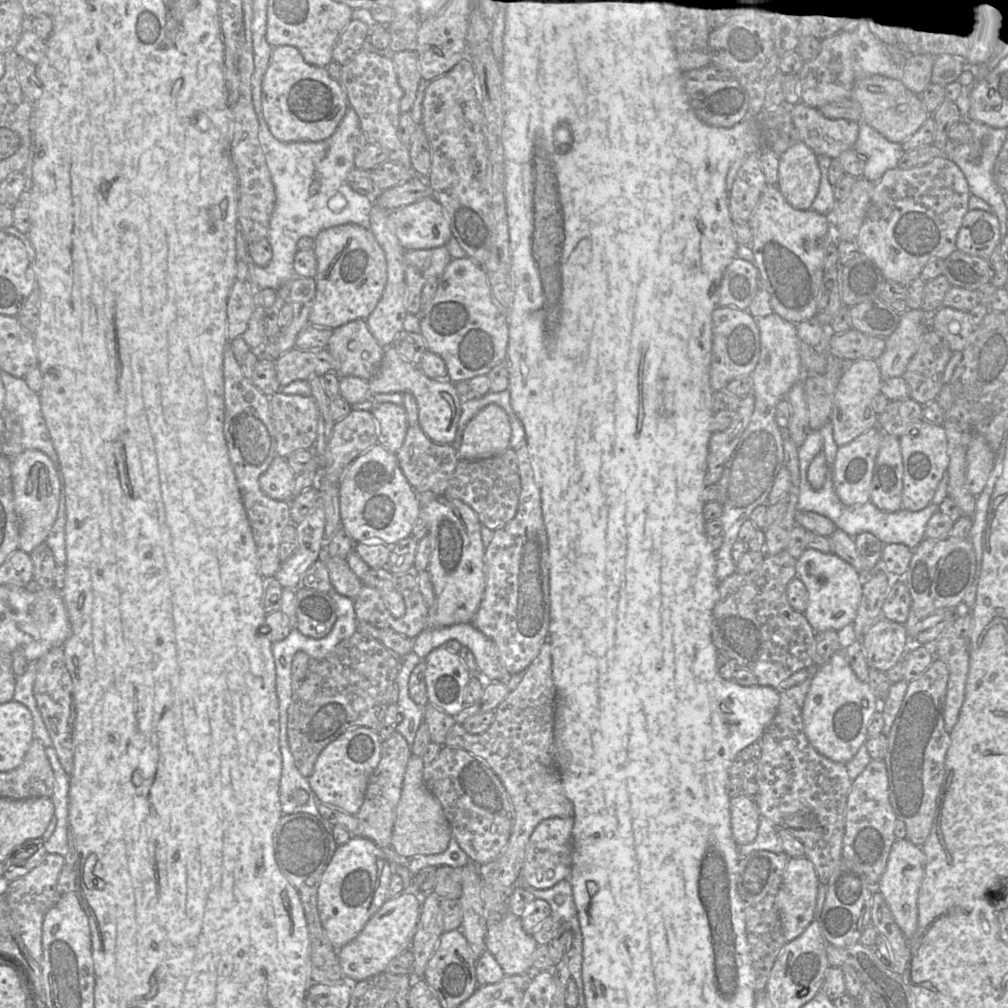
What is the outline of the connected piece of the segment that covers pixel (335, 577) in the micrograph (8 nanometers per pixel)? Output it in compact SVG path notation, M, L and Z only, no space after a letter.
M324 546L319 560L326 563L332 587L341 595L354 599L364 584L351 570L346 558L329 557L327 546Z

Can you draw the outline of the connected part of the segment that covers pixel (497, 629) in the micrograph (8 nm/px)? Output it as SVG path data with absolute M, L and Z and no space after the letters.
M526 443L522 444L519 448L517 448L516 455L518 458L518 469L521 480L521 492L517 512L507 524L496 529L493 532L493 537L490 543L486 546L484 554L484 568L486 574L485 591L481 604L470 622L472 623L472 625L474 625L476 629L478 629L480 632L482 632L494 642L498 651L500 662L510 675L524 672L527 667L532 663L532 661L537 657L542 646L547 643L550 625L549 555L547 535L542 515L541 493L540 488L534 479L534 473Z

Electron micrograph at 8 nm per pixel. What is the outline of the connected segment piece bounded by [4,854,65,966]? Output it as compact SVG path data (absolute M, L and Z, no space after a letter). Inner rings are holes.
M47 854L42 859L42 861L35 868L33 868L29 873L27 873L26 875L24 875L24 876L22 876L22 877L20 877L18 879L15 879L15 880L9 882L7 890L6 890L5 894L4 894L4 898L5 898L7 904L9 906L9 908L10 908L11 916L14 919L16 925L17 925L17 928L18 928L18 930L20 932L20 935L22 937L23 943L24 943L26 949L28 950L29 955L32 958L38 960L39 966L40 966L40 957L42 955L42 926L43 926L43 920L44 920L44 917L45 917L46 913L56 904L56 902L61 897L61 896L58 895L57 881L58 881L59 874L60 874L60 872L61 872L61 870L62 870L62 868L64 866L64 864L65 864L65 856L62 856L60 854Z

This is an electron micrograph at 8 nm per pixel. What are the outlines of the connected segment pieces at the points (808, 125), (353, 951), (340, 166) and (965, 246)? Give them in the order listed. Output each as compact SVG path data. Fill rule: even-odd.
M802 102L794 105L792 118L798 131L800 141L807 145L817 156L825 155L832 159L848 149L853 148L859 134L859 122L844 119L829 119L817 108L809 107Z
M404 892L387 899L362 931L338 950L340 967L348 981L356 983L386 972L388 964L410 948L420 916L421 902L421 896Z
M348 107L333 135L319 142L281 142L271 134L264 116L257 117L258 138L276 199L267 237L272 249L272 259L265 267L248 264L247 280L254 289L278 290L296 278L293 262L299 251L297 243L301 238L315 239L321 231L345 224L369 228L374 196L358 194L348 183L351 171L356 169L356 155L350 139L356 138L356 129L360 129L359 118L353 108Z
M969 209L957 234L956 250L988 259L1001 242L997 216L983 210Z

